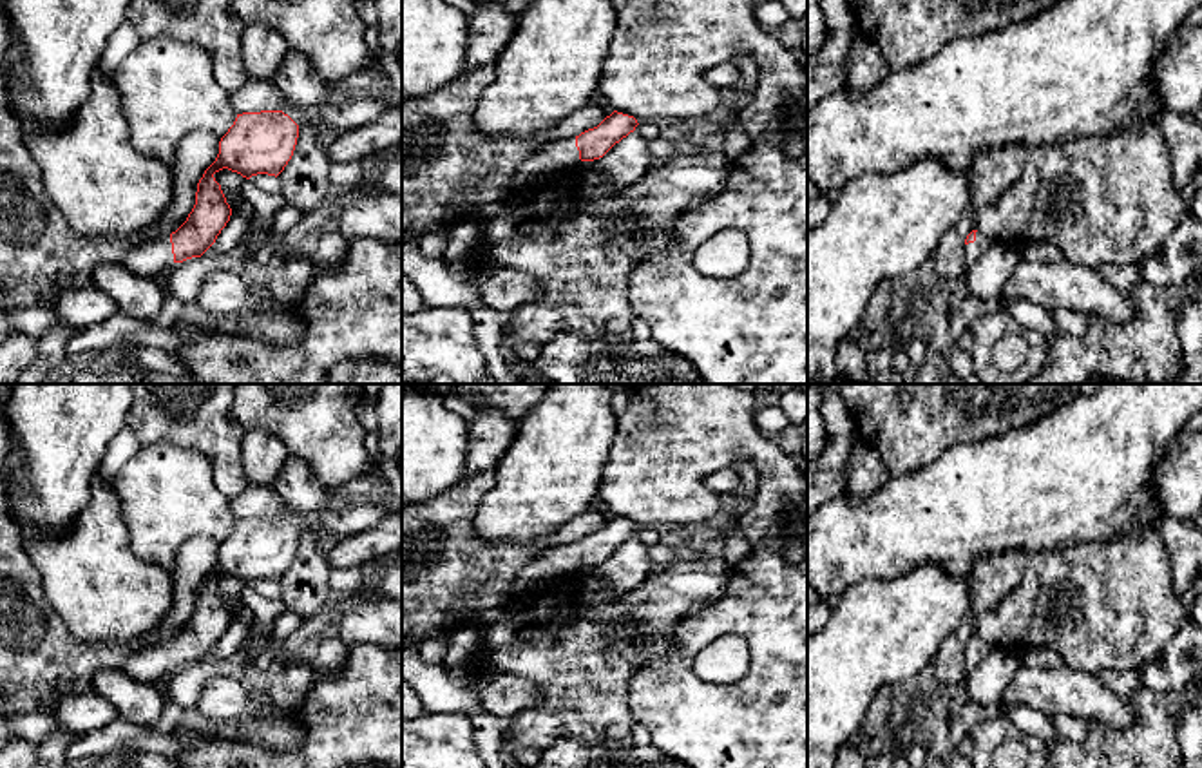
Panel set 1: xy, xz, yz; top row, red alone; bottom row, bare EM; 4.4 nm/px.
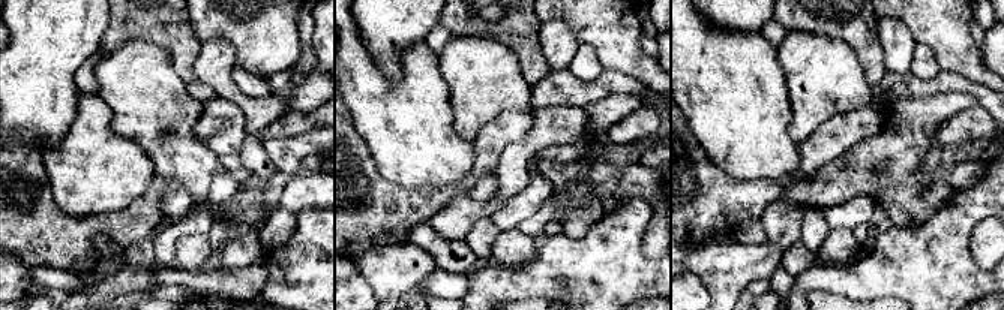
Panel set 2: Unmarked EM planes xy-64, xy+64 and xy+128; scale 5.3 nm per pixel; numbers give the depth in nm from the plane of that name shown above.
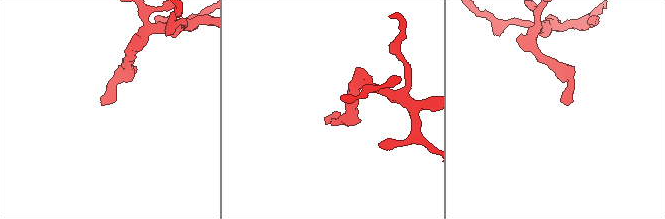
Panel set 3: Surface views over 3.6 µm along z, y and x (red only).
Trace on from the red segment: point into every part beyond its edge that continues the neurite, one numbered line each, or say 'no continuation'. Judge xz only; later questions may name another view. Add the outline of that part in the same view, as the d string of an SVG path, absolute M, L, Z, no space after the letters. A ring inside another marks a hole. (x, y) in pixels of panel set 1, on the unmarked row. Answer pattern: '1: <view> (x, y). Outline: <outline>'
1: xz (554, 558). Outline: M550 542L543 545L539 554L520 571L516 592L523 594L552 583L559 576L572 572L576 567L579 567L576 543Z

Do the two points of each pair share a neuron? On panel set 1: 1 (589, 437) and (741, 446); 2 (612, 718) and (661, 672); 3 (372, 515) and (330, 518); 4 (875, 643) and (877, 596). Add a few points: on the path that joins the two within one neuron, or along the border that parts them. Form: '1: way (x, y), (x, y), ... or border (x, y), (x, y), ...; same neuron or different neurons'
1: border (618, 415), (603, 480); different neurons
2: border (648, 663), (629, 681), (634, 720); different neurons
3: way (361, 517), (341, 518); same neuron
4: way (877, 633), (877, 607); same neuron

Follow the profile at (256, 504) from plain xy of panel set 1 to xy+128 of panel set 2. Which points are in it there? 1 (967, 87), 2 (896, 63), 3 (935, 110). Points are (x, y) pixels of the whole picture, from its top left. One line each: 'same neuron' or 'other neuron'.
1: same neuron
2: other neuron
3: other neuron

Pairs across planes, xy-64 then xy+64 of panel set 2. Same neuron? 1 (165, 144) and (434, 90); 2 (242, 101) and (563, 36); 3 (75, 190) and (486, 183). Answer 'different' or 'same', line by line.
1: different
2: same
3: different

